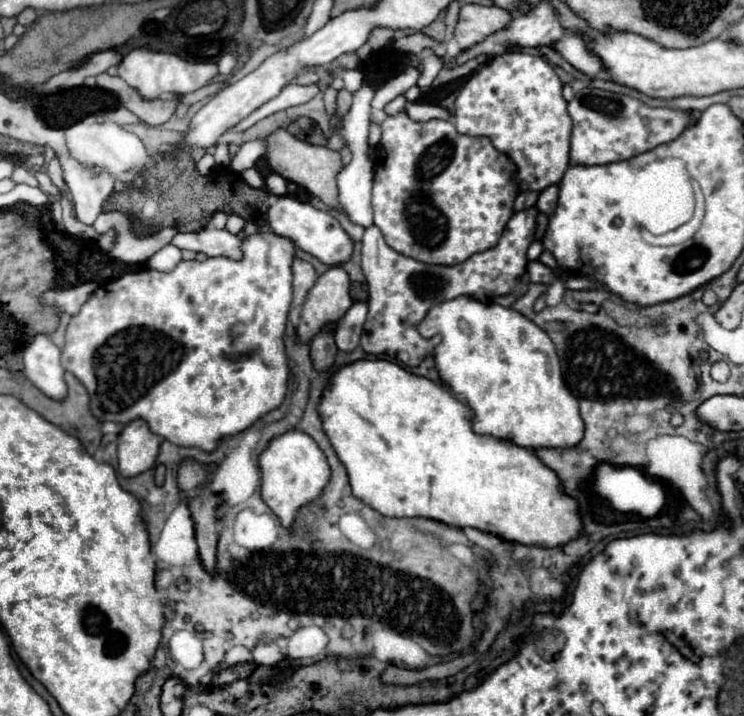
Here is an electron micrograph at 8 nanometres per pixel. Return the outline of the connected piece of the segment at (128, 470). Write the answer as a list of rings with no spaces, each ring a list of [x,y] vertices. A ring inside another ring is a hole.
[[[135,418],[129,422],[117,438],[117,458],[121,476],[137,476],[155,466],[161,438],[153,434],[145,420]]]

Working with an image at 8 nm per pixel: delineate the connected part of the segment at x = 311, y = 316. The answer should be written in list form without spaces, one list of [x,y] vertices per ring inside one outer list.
[[[341,266],[329,268],[317,278],[315,286],[307,294],[301,310],[301,322],[297,326],[299,338],[309,342],[325,324],[341,320],[351,304],[349,274]]]

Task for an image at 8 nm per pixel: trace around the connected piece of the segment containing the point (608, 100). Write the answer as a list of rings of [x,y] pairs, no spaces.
[[[583,88],[569,102],[569,114],[573,118],[571,132],[571,164],[595,166],[629,160],[641,152],[653,150],[659,144],[675,140],[691,120],[697,120],[699,112],[683,112],[671,108],[649,108],[643,102],[605,90]]]

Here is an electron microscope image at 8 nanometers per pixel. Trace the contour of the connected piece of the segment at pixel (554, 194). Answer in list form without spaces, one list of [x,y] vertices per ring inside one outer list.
[[[549,186],[545,188],[541,194],[539,194],[539,200],[537,200],[537,210],[543,212],[545,216],[551,216],[553,210],[555,210],[555,204],[557,204],[559,196],[559,188],[557,186]]]

